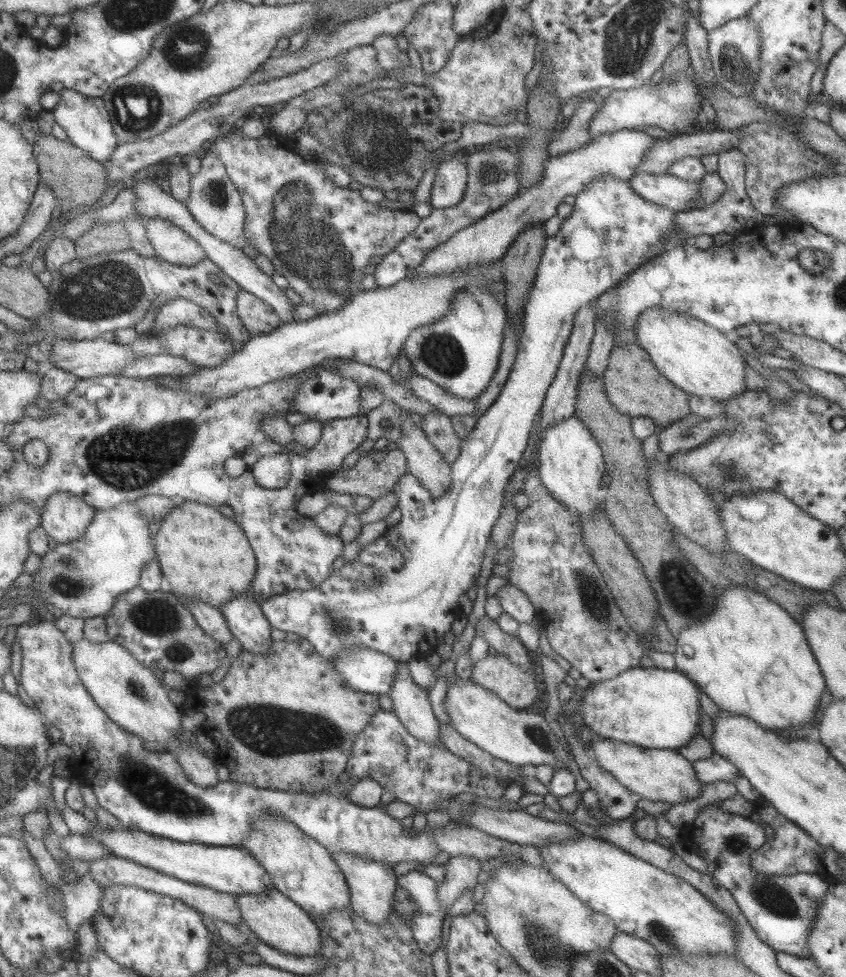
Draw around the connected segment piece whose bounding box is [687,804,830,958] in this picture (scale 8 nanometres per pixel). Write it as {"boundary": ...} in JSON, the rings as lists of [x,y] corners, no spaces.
{"boundary":[[[711,804],[699,810],[687,828],[689,848],[703,856],[707,864],[706,873],[731,893],[742,915],[767,946],[776,952],[811,958],[807,939],[819,903],[830,883],[817,874],[796,873],[767,877],[753,871],[749,867],[749,856],[766,841],[763,828],[749,817],[731,814],[717,807],[718,804]]]}

